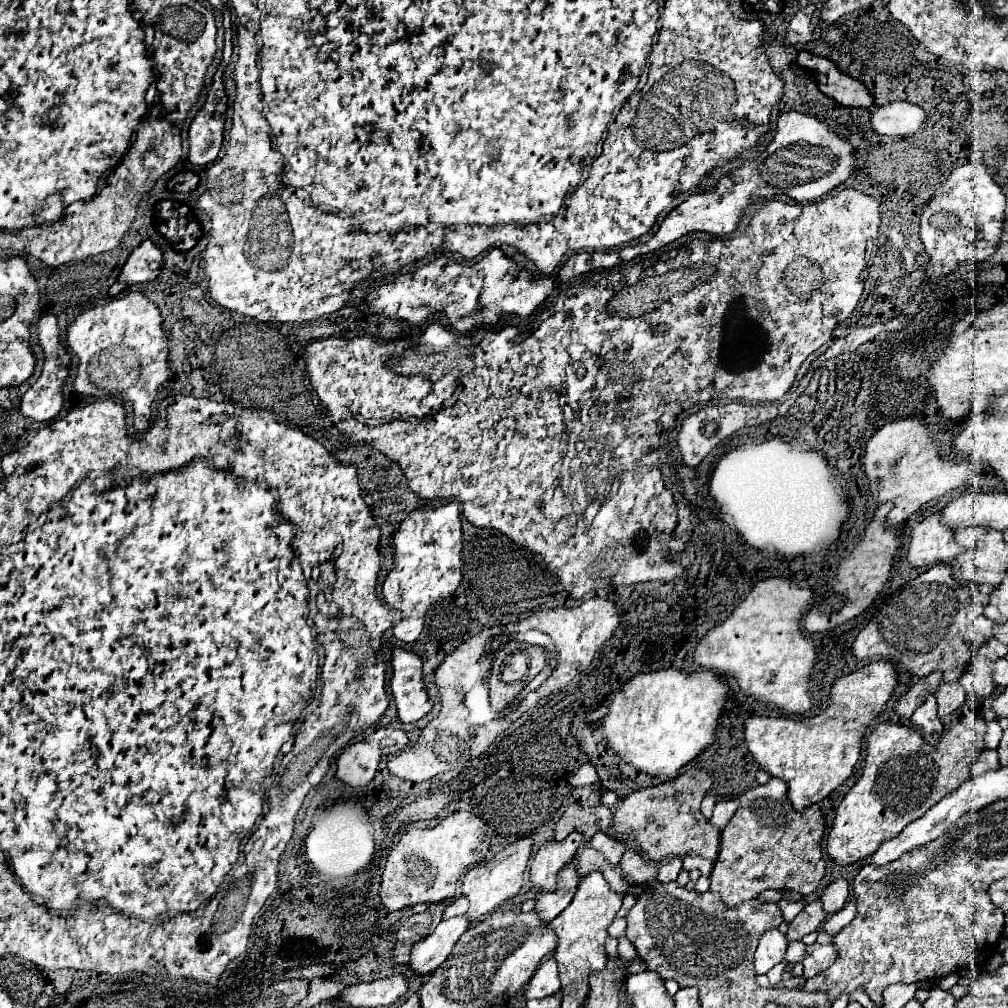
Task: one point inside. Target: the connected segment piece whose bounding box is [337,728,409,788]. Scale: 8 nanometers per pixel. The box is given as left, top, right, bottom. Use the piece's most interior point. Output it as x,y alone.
357,765

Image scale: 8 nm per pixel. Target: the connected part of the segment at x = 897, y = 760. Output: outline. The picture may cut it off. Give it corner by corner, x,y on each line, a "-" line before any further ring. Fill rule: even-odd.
961,720
943,738
929,744
919,730
895,724
879,724
867,736
867,760
863,776
847,792
837,808
835,822
827,836
827,852
839,866
851,866
875,854
885,840
893,840
901,830
921,818
943,796
969,778
969,766
985,750
985,722

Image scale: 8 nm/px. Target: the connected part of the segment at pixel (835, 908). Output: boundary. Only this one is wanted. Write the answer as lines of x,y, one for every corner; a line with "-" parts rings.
839,878
839,880
831,882
831,884
827,886
827,890
825,890
823,898
821,898
821,902
823,902
823,908
825,908
827,916
829,916
829,914
839,912
839,910
847,904
849,894
851,894
851,890
849,890
849,882
847,882
845,878

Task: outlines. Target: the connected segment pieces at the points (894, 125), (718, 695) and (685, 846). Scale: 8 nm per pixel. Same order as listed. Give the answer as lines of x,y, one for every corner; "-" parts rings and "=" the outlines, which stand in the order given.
893,102
871,112
871,126
879,134
911,136
927,122
927,112
911,102
=
657,670
625,682
623,688
613,694
613,704
609,706
611,714
599,724
609,748
613,748
623,762
651,776
673,778
679,768
695,760
715,742
727,698
727,680
711,674
711,670
=
689,768
677,778
667,780
659,786
631,792
619,802
613,816
613,828
619,838
627,838
631,844
639,846
639,850
643,850
653,862
663,862
679,856
703,856
717,860
721,830
705,820
699,810
701,800
711,784
711,774

